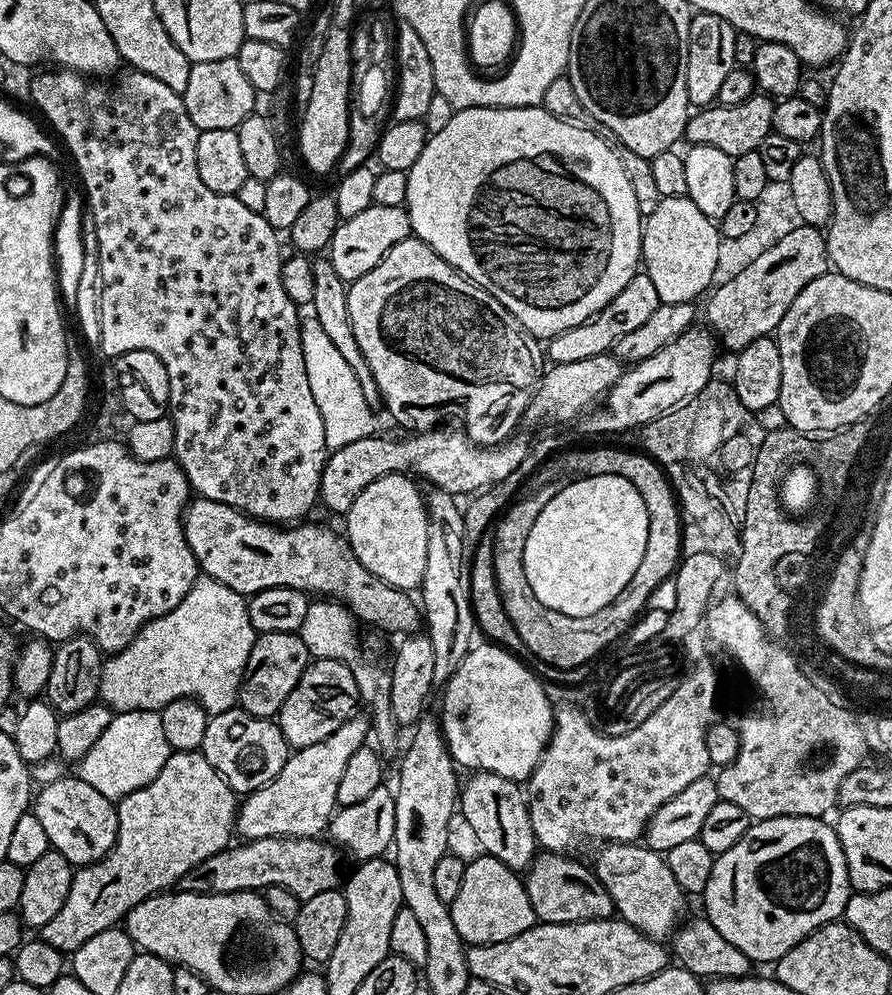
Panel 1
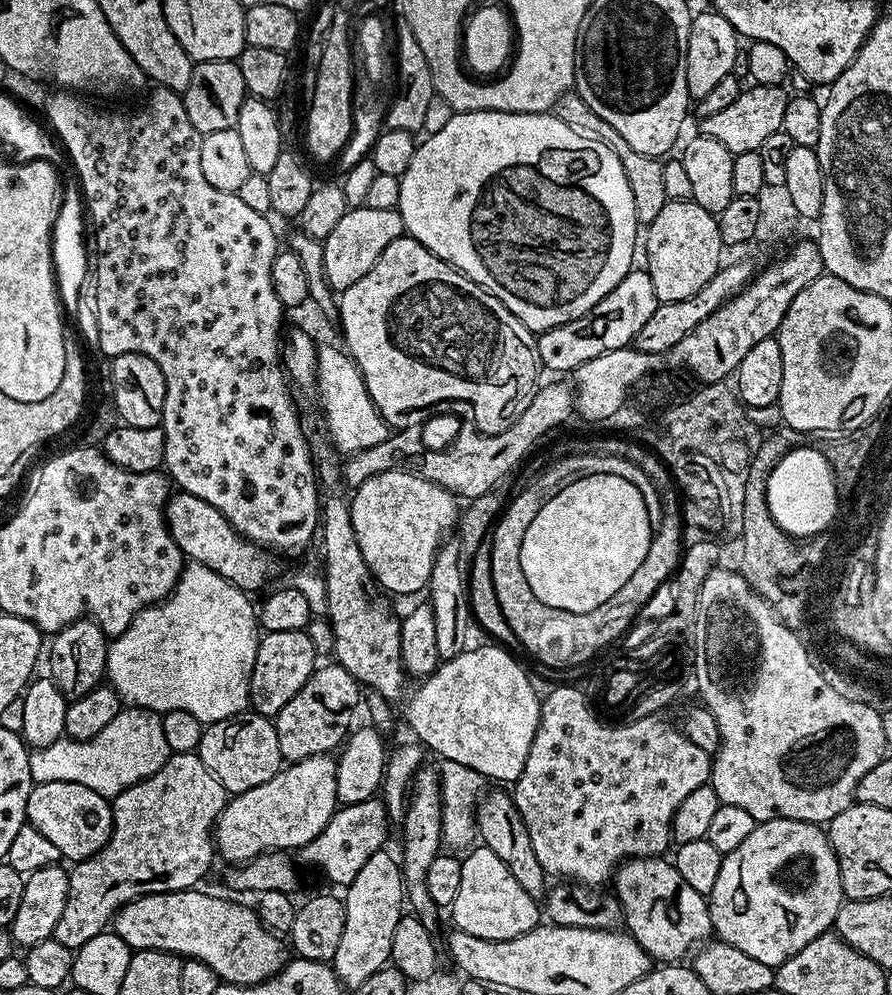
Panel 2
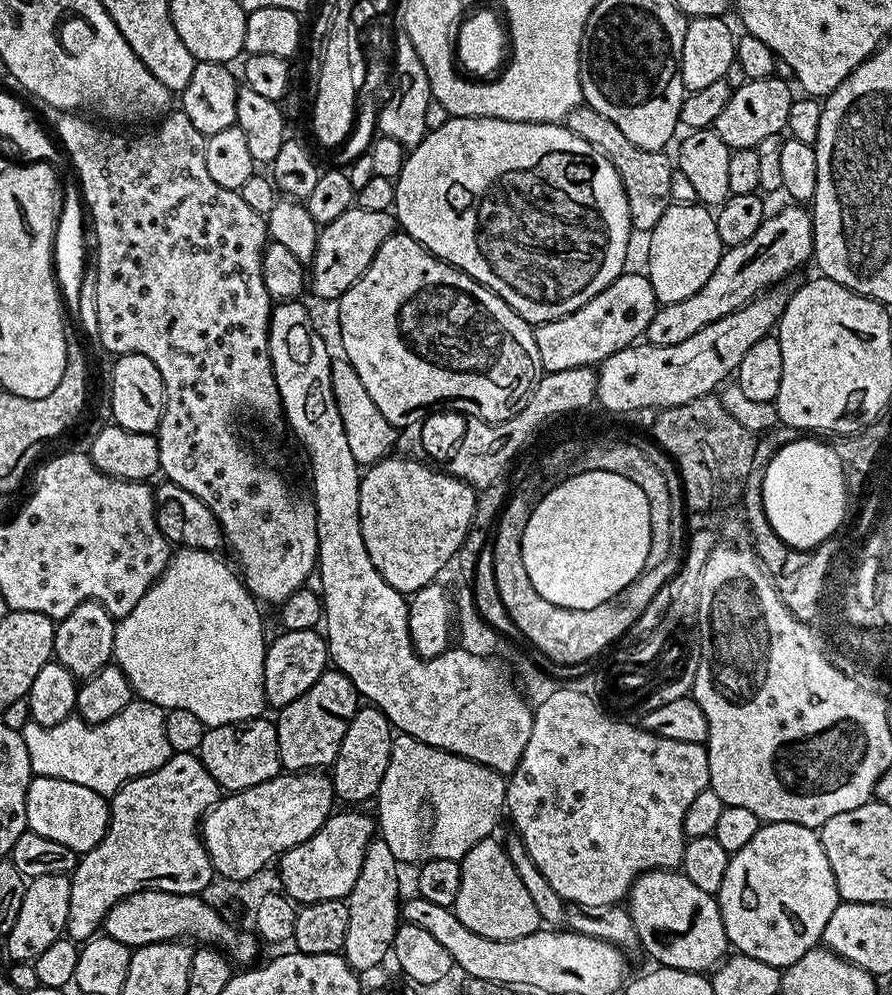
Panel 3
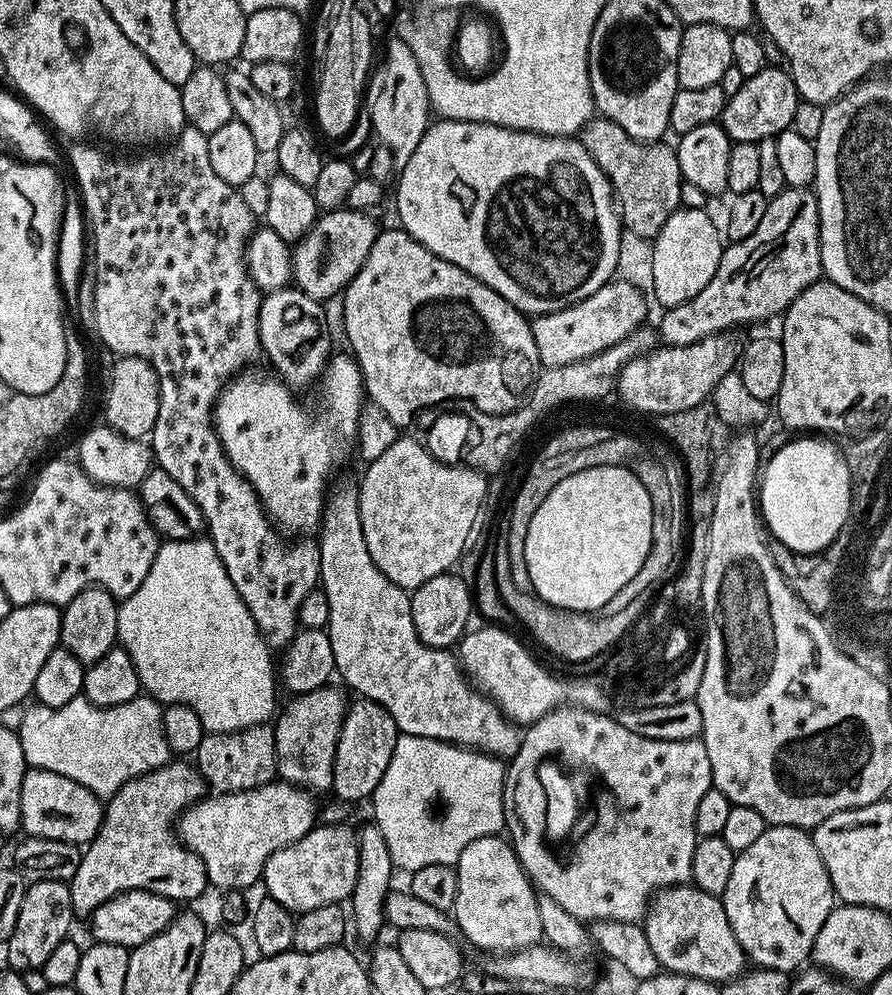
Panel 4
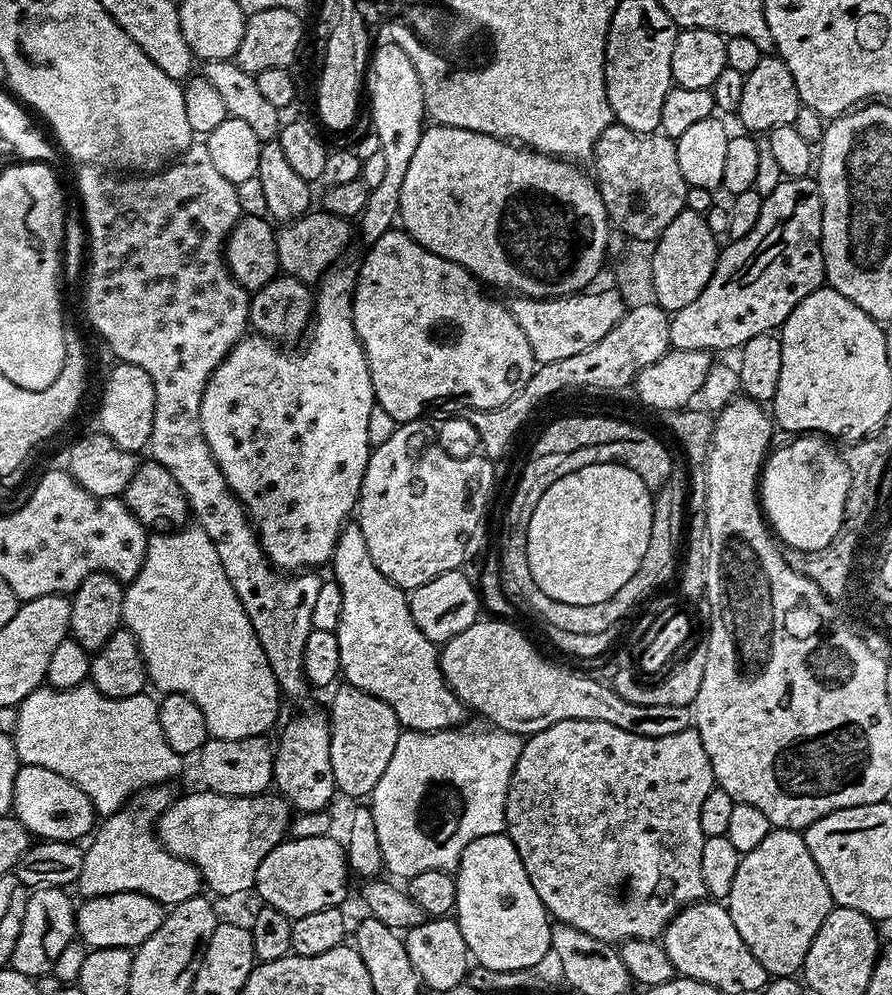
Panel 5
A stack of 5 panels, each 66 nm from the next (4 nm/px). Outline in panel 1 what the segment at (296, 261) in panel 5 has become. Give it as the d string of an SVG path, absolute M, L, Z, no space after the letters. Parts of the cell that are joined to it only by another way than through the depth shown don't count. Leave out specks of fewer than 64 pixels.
M372 203L366 210L362 210L362 214L341 219L340 225L334 230L332 243L326 249L326 255L338 273L338 278L351 282L374 270L374 266L378 266L378 262L386 253L398 246L398 242L409 239L412 235L412 223L407 207L378 206Z

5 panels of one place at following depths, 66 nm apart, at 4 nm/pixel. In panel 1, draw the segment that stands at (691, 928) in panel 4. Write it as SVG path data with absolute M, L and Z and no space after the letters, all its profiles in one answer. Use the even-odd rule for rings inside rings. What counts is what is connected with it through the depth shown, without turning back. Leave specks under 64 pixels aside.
M640 842L601 845L592 869L606 886L615 915L653 938L668 938L681 923L686 893L670 874L667 859ZM681 915L681 916L680 916ZM664 936L664 937L662 937Z

